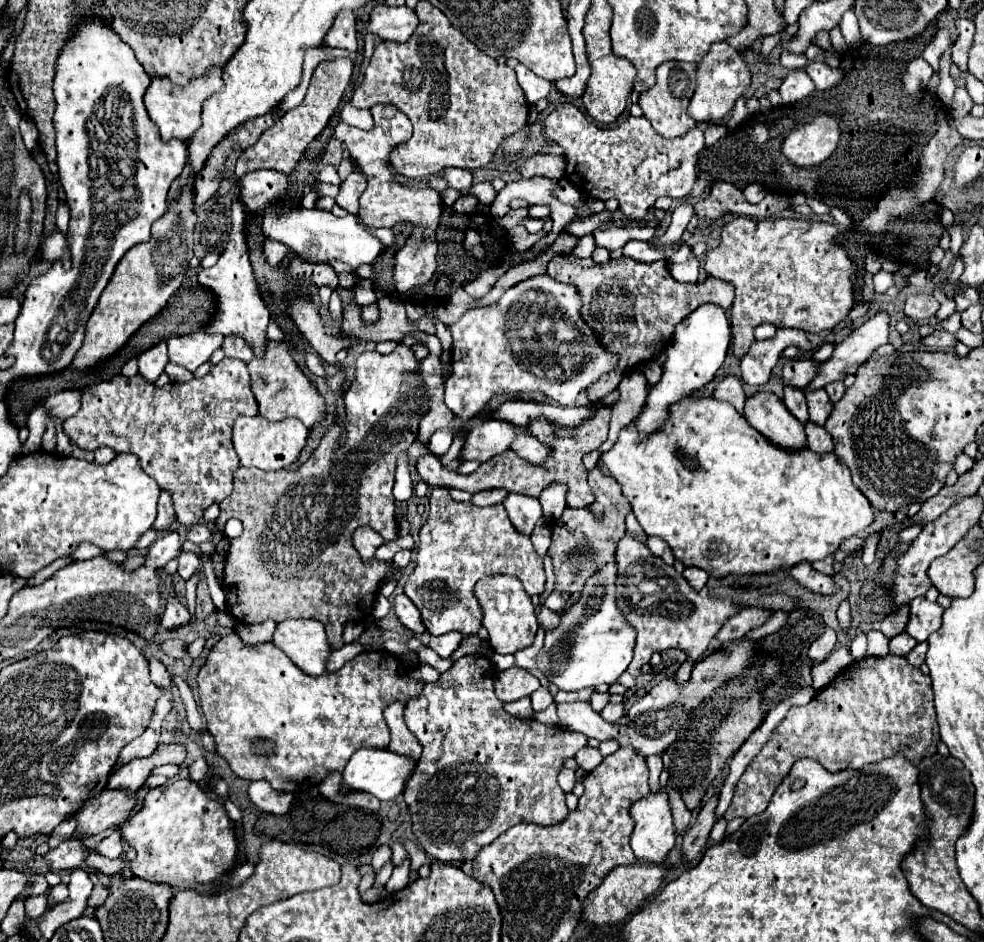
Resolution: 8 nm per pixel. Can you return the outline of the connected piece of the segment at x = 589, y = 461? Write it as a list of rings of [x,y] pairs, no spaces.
[[[630,370],[624,374],[622,382],[620,382],[620,392],[622,392],[622,400],[616,402],[612,406],[612,418],[610,418],[610,432],[608,432],[608,440],[606,440],[596,452],[588,452],[584,456],[584,466],[588,470],[592,470],[600,458],[600,454],[610,450],[612,444],[618,438],[618,432],[622,430],[622,426],[626,426],[634,416],[640,414],[644,400],[646,400],[646,378],[642,372],[638,370]]]

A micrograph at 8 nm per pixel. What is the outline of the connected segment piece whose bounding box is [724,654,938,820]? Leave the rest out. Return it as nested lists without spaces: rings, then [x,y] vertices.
[[[904,656],[862,658],[844,668],[810,704],[788,710],[782,724],[738,780],[724,818],[748,818],[764,812],[774,788],[786,778],[792,764],[802,758],[822,762],[828,772],[858,770],[864,764],[880,762],[896,754],[918,762],[936,752],[938,738],[934,738],[934,724],[936,712],[928,676],[910,666]]]

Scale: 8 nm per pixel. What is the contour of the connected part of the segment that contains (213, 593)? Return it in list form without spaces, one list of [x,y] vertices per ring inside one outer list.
[[[210,558],[205,561],[204,566],[210,597],[216,608],[220,610],[226,610],[227,603],[224,590],[214,576],[212,561]]]

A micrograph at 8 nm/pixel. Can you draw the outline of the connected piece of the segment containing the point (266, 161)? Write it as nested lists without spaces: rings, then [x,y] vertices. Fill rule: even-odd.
[[[334,58],[332,61],[320,62],[312,74],[312,80],[310,80],[310,86],[308,86],[308,92],[302,104],[294,108],[294,112],[286,112],[272,128],[262,132],[262,136],[258,138],[254,146],[242,152],[242,156],[236,162],[236,180],[240,180],[240,176],[248,172],[256,172],[262,168],[278,168],[278,172],[292,174],[302,154],[306,152],[308,144],[324,130],[330,116],[338,108],[350,84],[352,70],[354,70],[354,62],[350,58]]]

